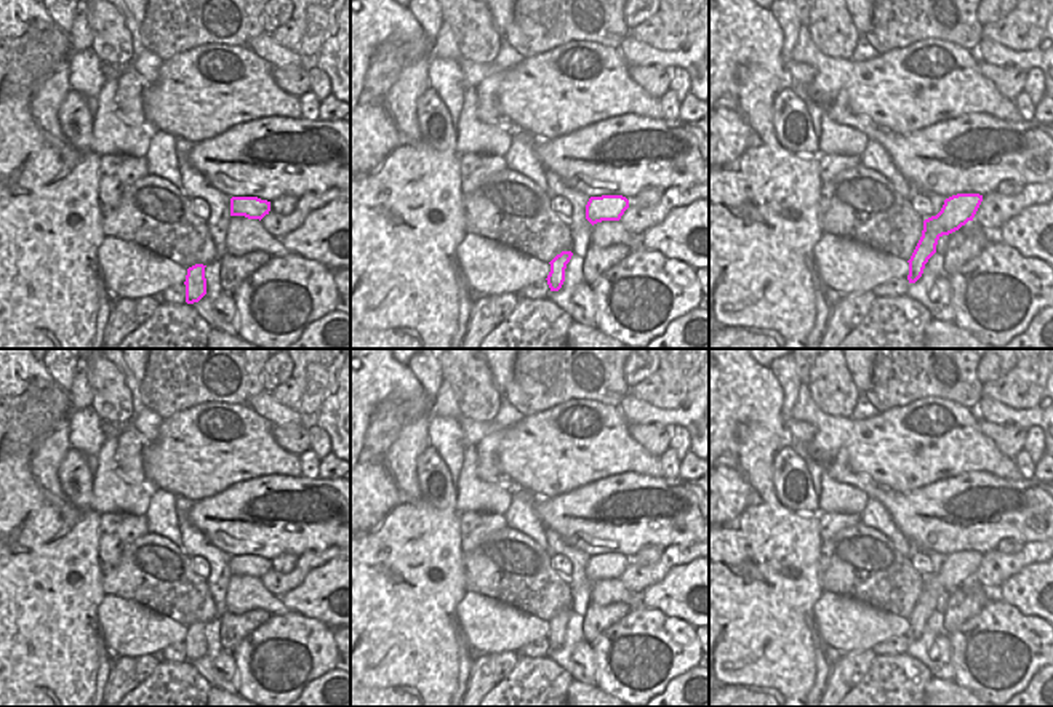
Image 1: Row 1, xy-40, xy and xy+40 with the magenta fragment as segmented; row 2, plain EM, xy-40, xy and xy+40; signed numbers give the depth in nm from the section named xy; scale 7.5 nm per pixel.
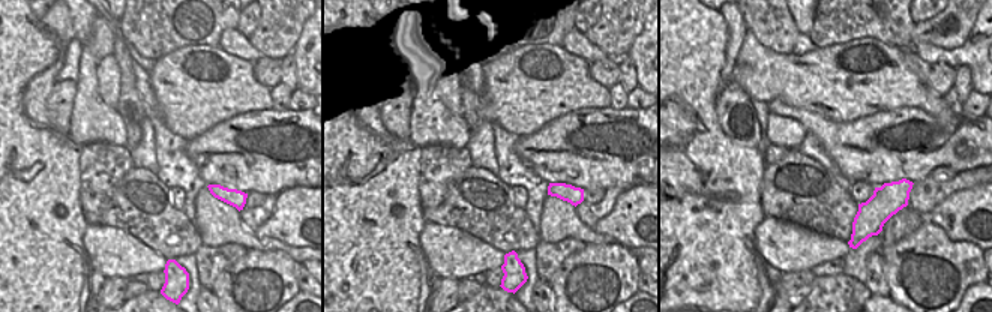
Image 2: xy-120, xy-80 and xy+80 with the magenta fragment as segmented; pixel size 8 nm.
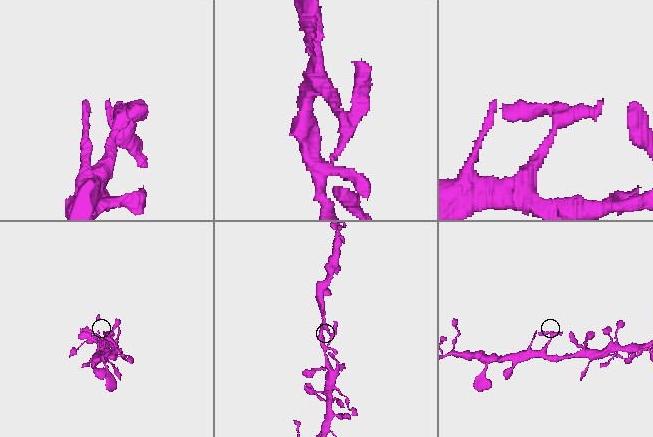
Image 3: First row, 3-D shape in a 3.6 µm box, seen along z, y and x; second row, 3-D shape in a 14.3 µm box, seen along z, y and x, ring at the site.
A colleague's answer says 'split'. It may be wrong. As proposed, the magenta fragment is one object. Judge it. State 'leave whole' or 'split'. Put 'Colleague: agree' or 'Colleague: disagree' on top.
Colleague: agree
split

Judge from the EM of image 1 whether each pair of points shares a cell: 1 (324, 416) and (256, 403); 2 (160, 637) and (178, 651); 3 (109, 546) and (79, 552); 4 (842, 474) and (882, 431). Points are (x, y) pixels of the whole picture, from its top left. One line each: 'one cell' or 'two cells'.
1: one cell
2: two cells
3: two cells
4: two cells

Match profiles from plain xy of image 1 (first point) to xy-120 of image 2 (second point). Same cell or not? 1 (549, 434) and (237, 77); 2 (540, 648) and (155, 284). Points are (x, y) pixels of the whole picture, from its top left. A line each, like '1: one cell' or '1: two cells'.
1: one cell
2: one cell

